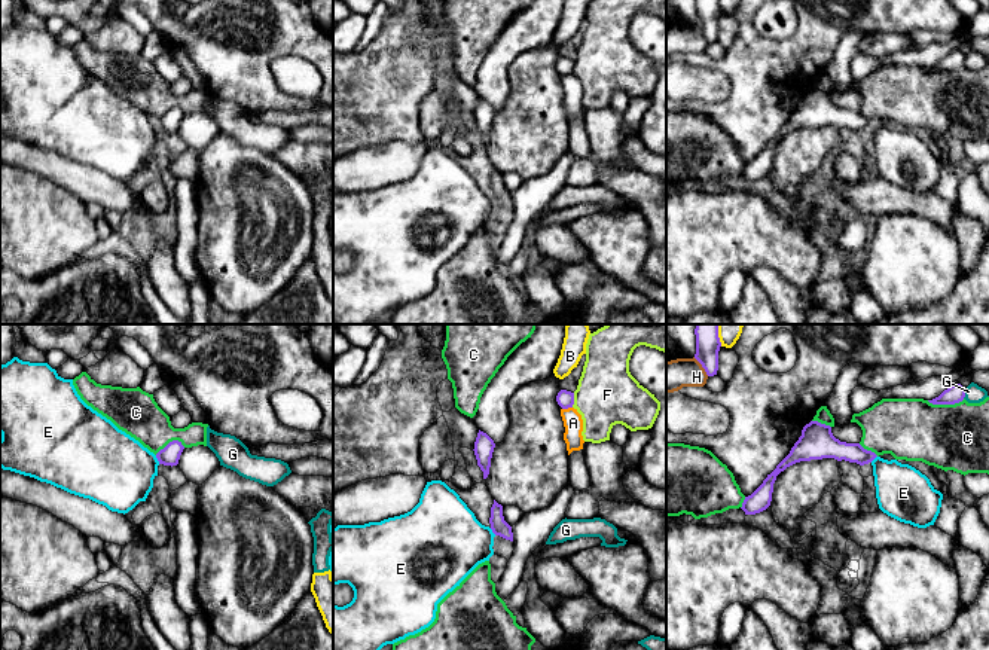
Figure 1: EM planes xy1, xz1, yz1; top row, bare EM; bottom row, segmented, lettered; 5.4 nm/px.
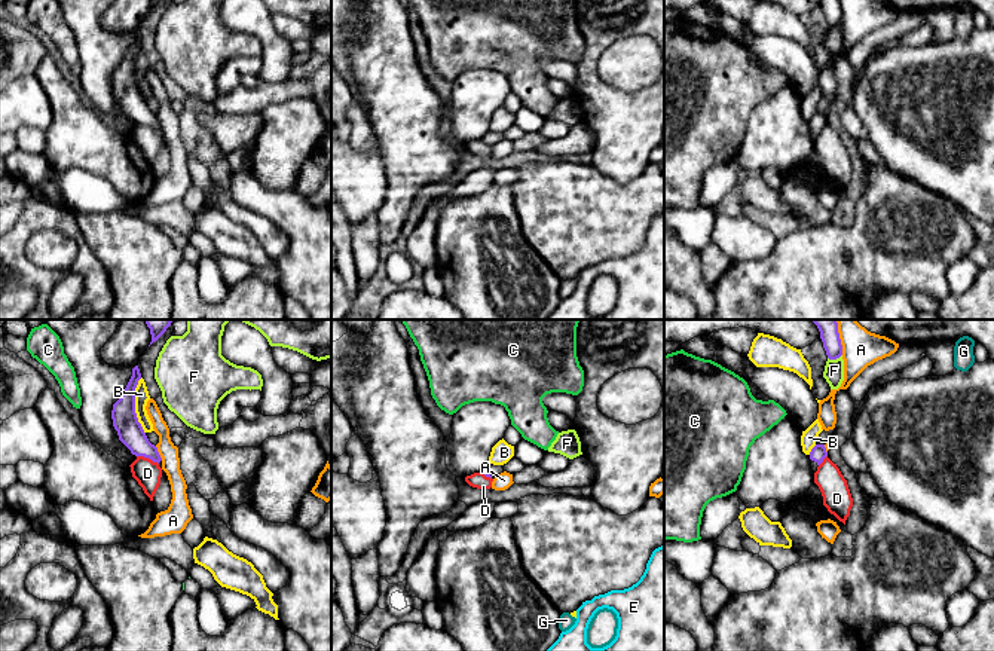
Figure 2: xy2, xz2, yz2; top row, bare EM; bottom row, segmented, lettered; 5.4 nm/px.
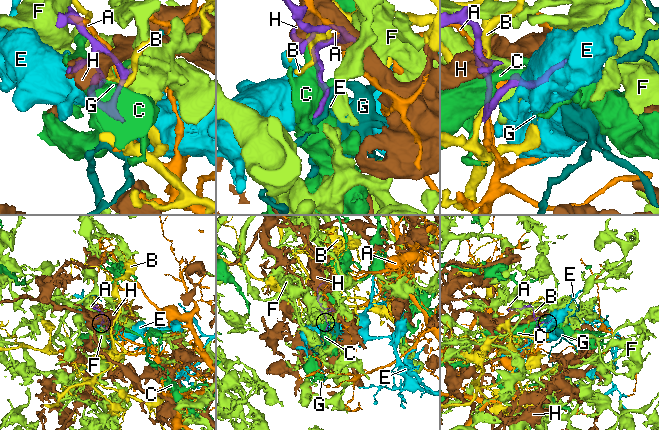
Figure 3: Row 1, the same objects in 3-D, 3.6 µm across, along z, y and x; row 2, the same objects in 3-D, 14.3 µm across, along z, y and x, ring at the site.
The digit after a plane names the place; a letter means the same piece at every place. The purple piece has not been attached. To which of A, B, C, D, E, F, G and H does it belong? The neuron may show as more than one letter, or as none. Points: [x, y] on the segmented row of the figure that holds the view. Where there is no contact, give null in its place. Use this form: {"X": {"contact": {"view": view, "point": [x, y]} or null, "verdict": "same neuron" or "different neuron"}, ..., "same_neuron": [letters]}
{"A": {"contact": {"view": "xy2", "point": [158, 454]}, "verdict": "different neuron"}, "B": {"contact": {"view": "xy2", "point": [134, 406]}, "verdict": "different neuron"}, "C": {"contact": {"view": "yz1", "point": [945, 403]}, "verdict": "different neuron"}, "D": {"contact": {"view": "xy2", "point": [147, 457]}, "verdict": "different neuron"}, "E": {"contact": {"view": "xy1", "point": [158, 460]}, "verdict": "different neuron"}, "F": {"contact": {"view": "xz1", "point": [573, 400]}, "verdict": "different neuron"}, "G": {"contact": {"view": "yz1", "point": [964, 393]}, "verdict": "different neuron"}, "H": {"contact": {"view": "yz1", "point": [702, 366]}, "verdict": "different neuron"}, "same_neuron": []}

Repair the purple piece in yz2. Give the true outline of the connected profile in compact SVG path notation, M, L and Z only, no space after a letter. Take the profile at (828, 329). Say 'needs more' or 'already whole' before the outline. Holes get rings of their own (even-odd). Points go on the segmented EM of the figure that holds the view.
already whole; M813 320L820 331L820 339L829 360L837 360L842 355L842 345L838 333L837 320Z

